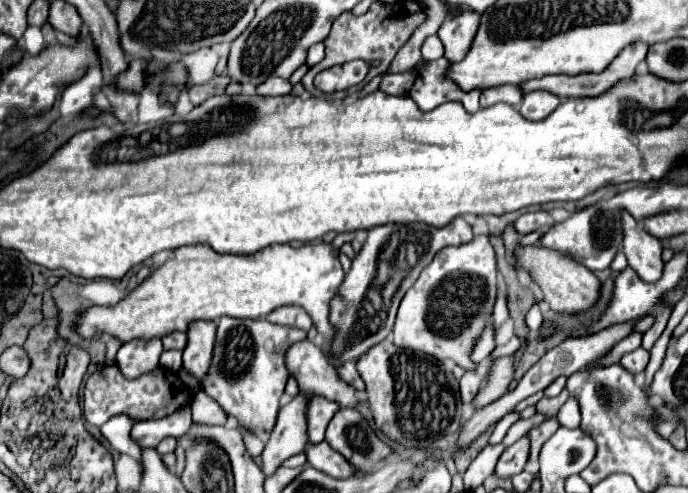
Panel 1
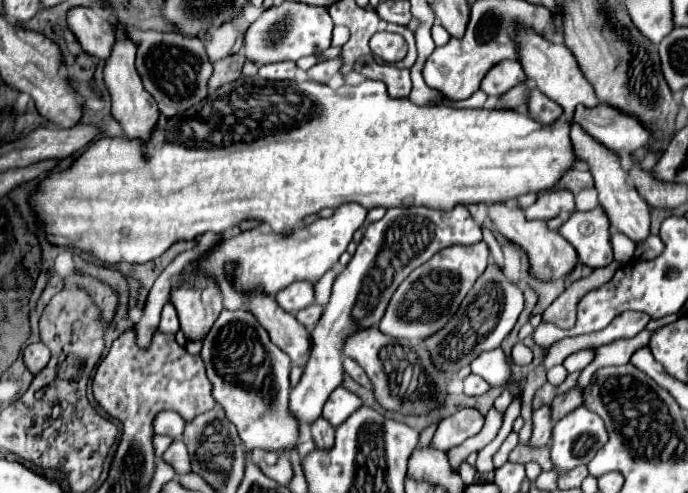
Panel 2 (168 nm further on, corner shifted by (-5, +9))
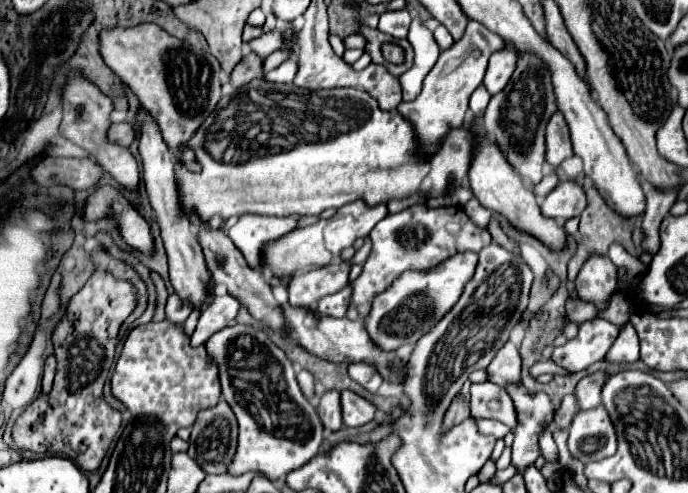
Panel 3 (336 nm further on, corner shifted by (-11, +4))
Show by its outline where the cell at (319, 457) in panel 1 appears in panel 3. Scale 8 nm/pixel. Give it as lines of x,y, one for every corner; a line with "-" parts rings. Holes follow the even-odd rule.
327,390
321,396
319,402
319,416
323,420
323,426
331,432
337,432
343,428
343,420
341,420
341,398
339,398
339,390

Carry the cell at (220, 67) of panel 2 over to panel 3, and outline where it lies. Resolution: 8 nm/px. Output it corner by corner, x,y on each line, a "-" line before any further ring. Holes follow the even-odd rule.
251,52
235,66
235,70
231,74
231,84
235,88
241,88
241,86
249,84
251,80
259,78
261,74
263,74
263,58
257,56
255,52

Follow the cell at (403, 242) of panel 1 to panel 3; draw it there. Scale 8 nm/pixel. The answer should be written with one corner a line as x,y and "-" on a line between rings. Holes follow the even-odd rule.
425,204
411,206
399,214
389,214
371,230
369,236
373,242
373,252
363,266
363,274
355,282
351,282
353,304
357,306
359,318
367,316
373,296
389,288
395,276
399,276
401,272
429,270
453,254
459,254
465,250
479,252
493,240
485,228
479,228
469,220
469,216
465,214
461,206
427,208
-
421,226
425,230
425,240
421,240

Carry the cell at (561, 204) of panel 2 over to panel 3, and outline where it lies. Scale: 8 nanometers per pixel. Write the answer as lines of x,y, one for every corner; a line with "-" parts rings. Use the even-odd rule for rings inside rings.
559,182
555,190
543,198
541,212
555,220
569,220
573,216
579,216
587,206
585,190
577,182

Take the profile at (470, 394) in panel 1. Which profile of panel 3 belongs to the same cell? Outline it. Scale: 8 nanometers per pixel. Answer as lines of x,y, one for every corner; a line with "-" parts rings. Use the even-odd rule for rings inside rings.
471,384
471,416
473,418
493,418
509,428
515,428
515,408
507,392
493,384

